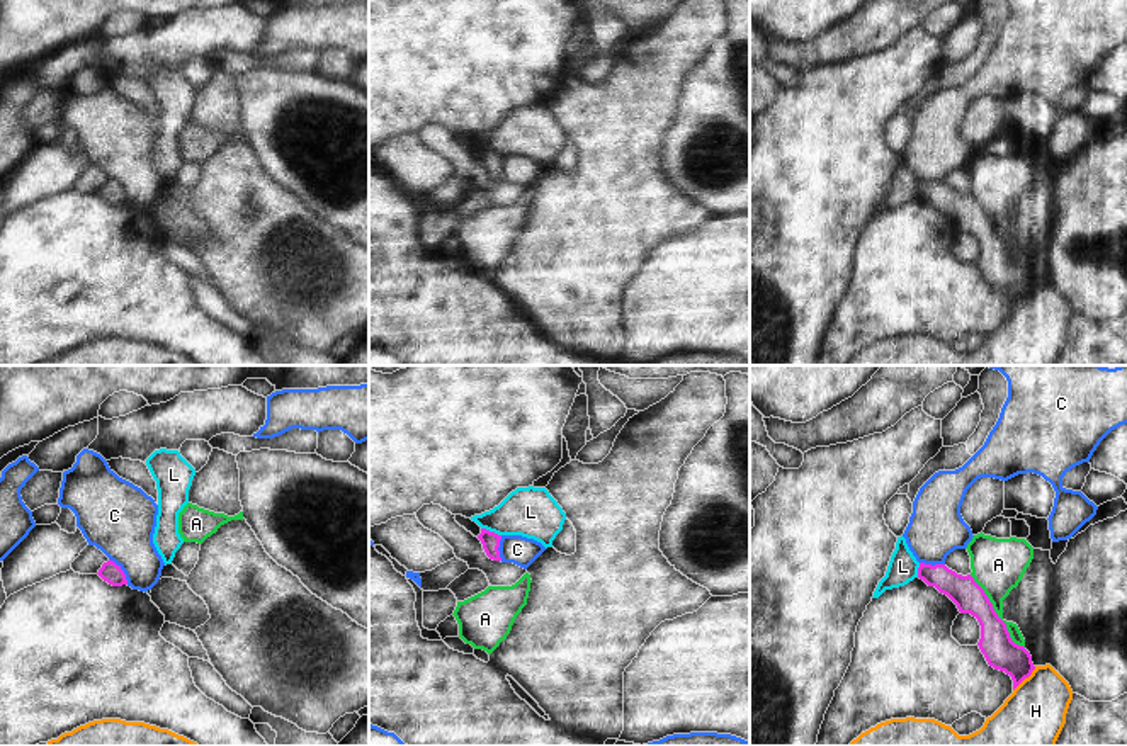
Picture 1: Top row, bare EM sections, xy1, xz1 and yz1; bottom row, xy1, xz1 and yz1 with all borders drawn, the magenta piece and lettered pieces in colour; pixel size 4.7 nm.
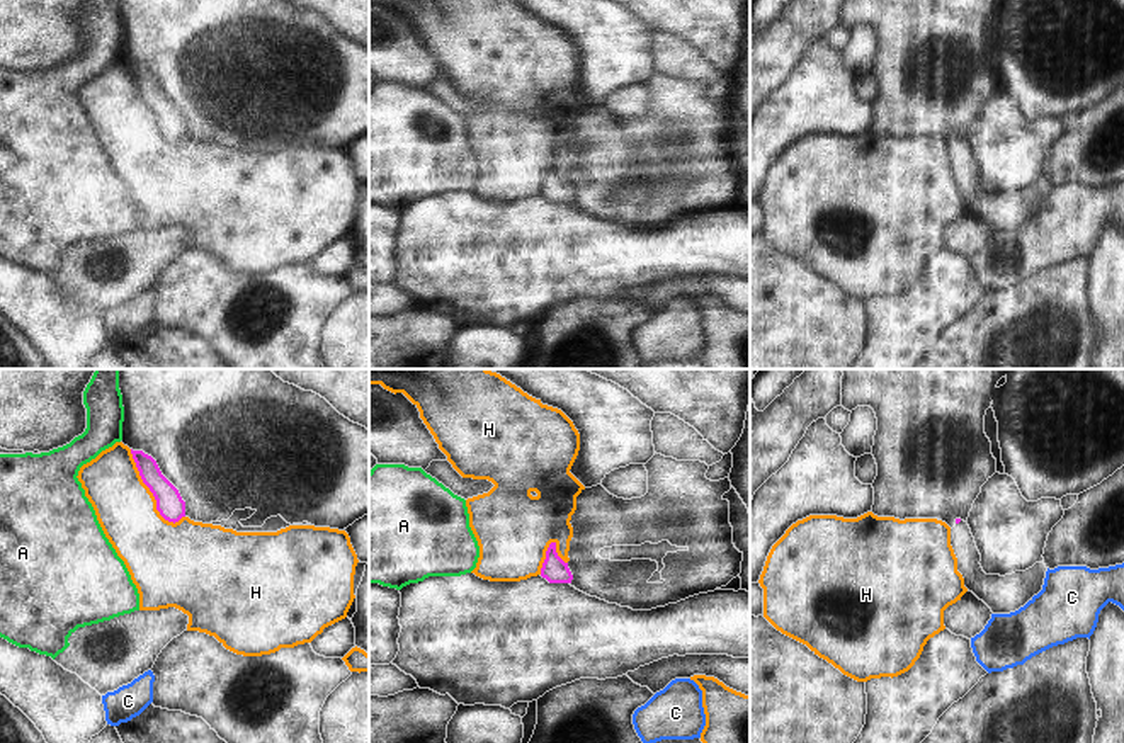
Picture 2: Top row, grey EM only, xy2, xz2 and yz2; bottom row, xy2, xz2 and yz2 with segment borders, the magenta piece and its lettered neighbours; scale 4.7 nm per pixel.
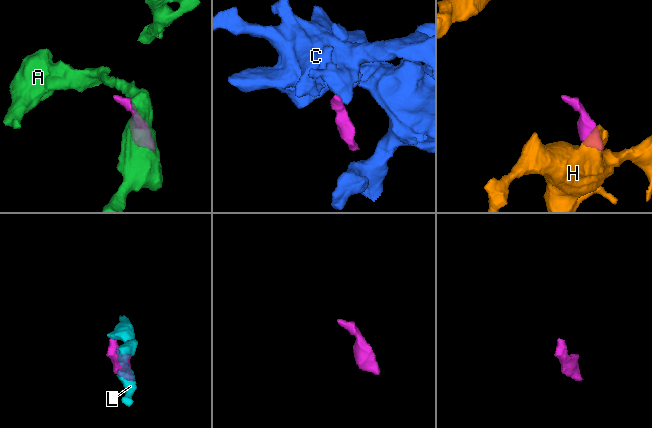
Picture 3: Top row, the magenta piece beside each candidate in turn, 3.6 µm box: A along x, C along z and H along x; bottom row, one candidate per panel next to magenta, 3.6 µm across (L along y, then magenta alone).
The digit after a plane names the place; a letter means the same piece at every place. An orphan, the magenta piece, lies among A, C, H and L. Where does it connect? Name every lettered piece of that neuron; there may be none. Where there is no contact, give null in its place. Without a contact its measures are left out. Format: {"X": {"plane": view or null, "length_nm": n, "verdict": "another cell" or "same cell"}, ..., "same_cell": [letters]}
{"A": {"plane": "yz1", "length_nm": 440, "verdict": "another cell"}, "C": {"plane": "xy1", "length_nm": 160, "verdict": "another cell"}, "H": {"plane": "xy2", "length_nm": 420, "verdict": "another cell"}, "L": {"plane": "xz1", "length_nm": 100, "verdict": "another cell"}, "same_cell": []}

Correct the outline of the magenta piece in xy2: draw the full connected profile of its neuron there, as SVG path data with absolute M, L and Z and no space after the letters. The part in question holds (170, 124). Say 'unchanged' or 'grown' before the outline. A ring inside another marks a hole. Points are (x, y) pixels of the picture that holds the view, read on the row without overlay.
unchanged | M131 68L131 73L143 102L156 119L156 129L160 134L173 143L185 136L185 121L179 109L162 94L156 80L143 70Z

